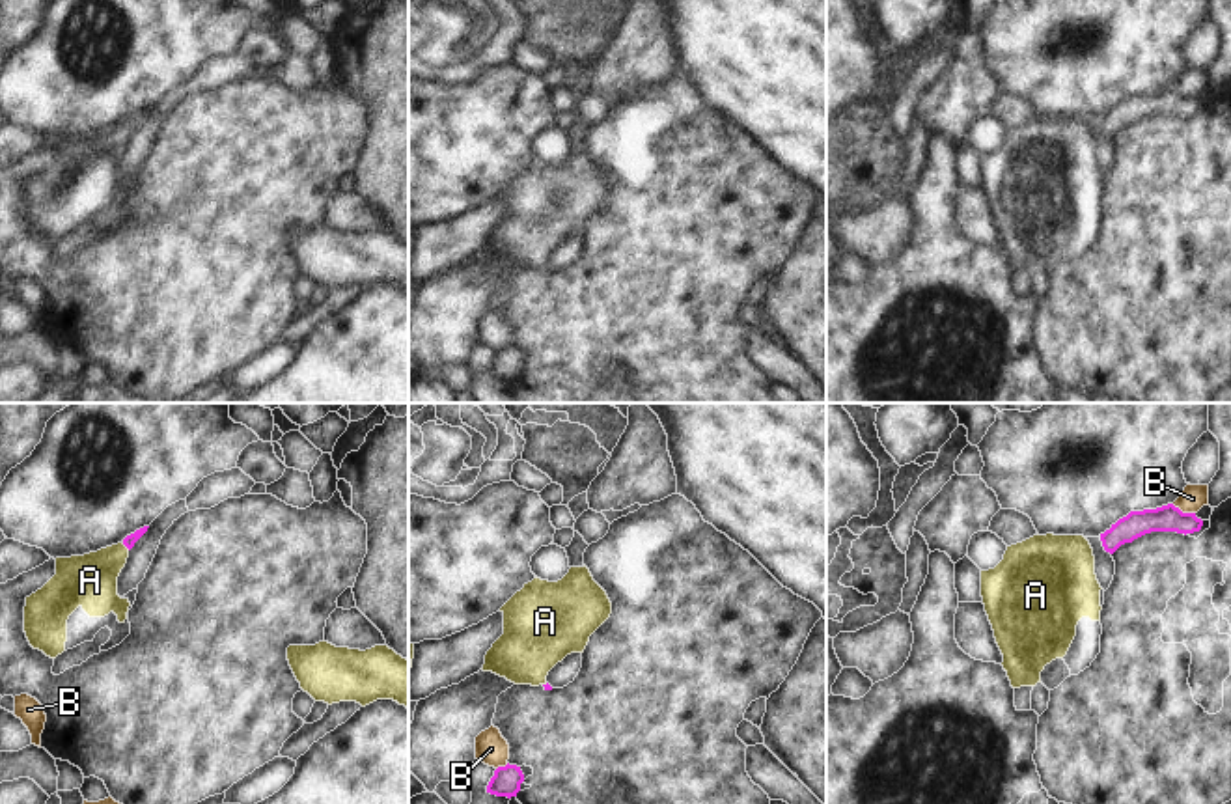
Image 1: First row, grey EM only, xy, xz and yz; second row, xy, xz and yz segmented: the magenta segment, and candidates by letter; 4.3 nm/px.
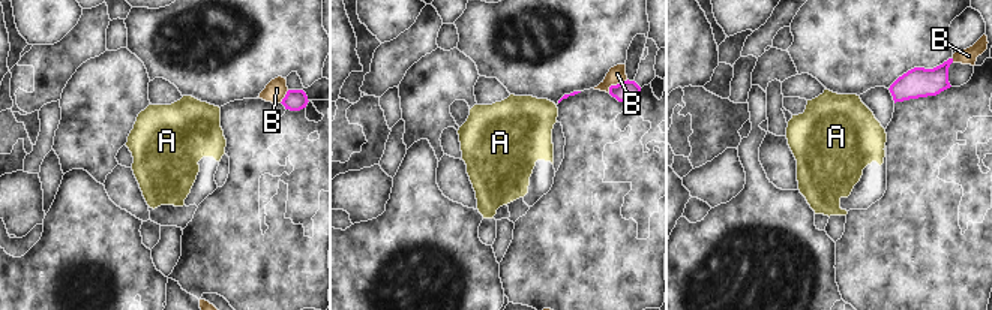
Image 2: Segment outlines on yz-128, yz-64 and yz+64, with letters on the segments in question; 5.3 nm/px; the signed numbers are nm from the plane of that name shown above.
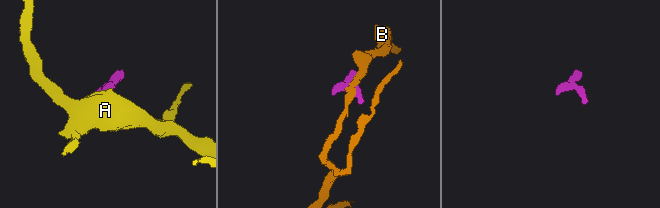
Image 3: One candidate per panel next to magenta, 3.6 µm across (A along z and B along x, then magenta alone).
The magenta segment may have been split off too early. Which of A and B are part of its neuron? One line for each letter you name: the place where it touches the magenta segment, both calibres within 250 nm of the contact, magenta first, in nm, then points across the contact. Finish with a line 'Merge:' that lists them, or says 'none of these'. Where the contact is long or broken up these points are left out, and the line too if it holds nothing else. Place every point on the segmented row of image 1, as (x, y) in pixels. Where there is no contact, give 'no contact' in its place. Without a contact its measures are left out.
A: contact xy (125, 545); calibres 50 and 240 nm; way xy (129, 541), (125, 545), (90, 581)
Merge: A

